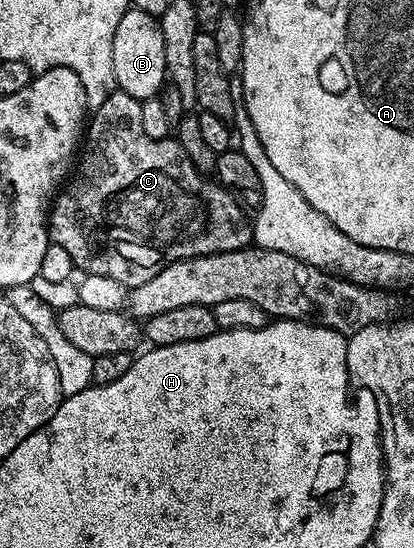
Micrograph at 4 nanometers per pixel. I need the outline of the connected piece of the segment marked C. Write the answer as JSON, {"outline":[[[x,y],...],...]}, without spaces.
{"outline":[[[116,89],[112,95],[105,97],[101,106],[94,108],[93,114],[85,127],[85,142],[82,144],[77,166],[70,178],[66,180],[65,186],[56,194],[50,204],[49,239],[51,243],[61,245],[69,253],[74,266],[80,272],[88,275],[100,275],[101,277],[113,277],[113,281],[121,281],[121,285],[130,289],[149,281],[149,277],[157,277],[157,273],[161,273],[161,269],[165,269],[170,263],[176,263],[182,259],[191,259],[192,257],[201,257],[202,255],[240,251],[242,247],[252,246],[253,223],[248,212],[244,211],[243,206],[218,181],[199,172],[194,167],[177,138],[154,139],[149,137],[149,133],[145,133],[145,129],[141,125],[141,101],[137,97],[129,97],[129,93]]]}

